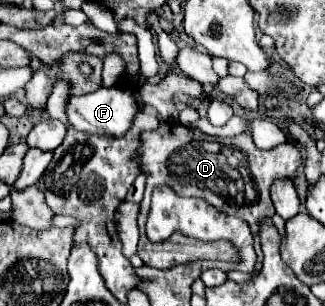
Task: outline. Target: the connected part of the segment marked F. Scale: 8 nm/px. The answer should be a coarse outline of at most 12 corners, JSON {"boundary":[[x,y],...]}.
{"boundary":[[112,86],[70,96],[74,130],[124,136],[144,104]]}

